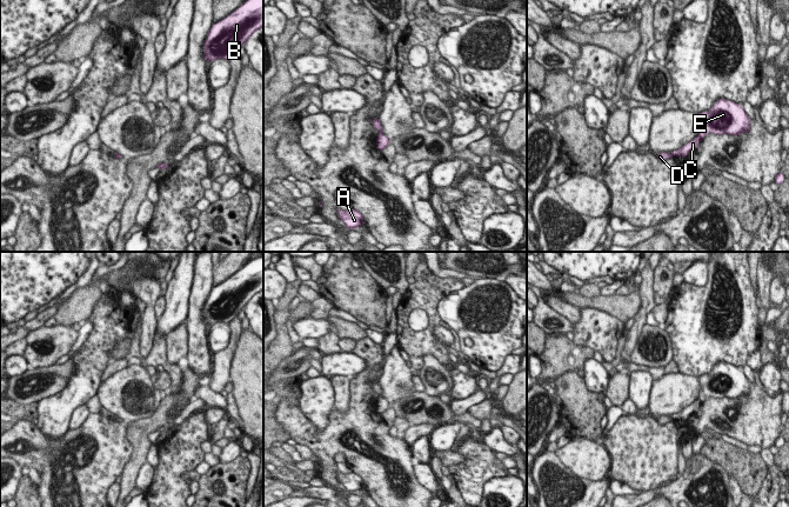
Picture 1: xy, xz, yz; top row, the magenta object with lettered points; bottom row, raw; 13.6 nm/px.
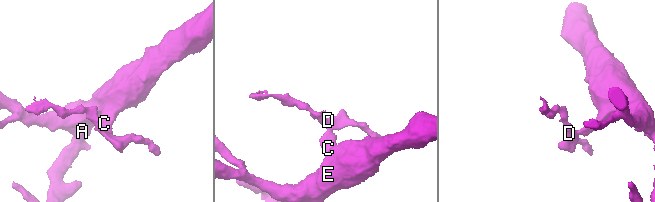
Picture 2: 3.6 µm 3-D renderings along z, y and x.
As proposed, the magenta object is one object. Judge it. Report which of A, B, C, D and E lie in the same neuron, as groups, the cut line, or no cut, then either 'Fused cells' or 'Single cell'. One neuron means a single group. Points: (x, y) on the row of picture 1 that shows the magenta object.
Groups: A B C E / D. Split along xz (379, 133), (382, 134). Fused cells

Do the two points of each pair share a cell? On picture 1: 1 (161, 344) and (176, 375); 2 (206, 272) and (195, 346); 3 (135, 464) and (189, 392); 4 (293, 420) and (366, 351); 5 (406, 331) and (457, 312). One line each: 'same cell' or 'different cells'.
1: same cell
2: same cell
3: same cell
4: same cell
5: different cells

